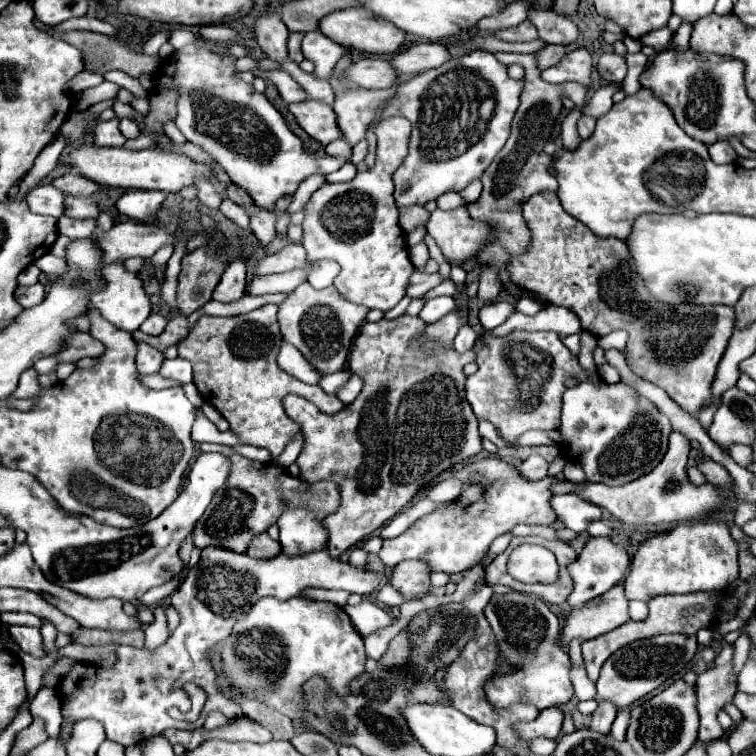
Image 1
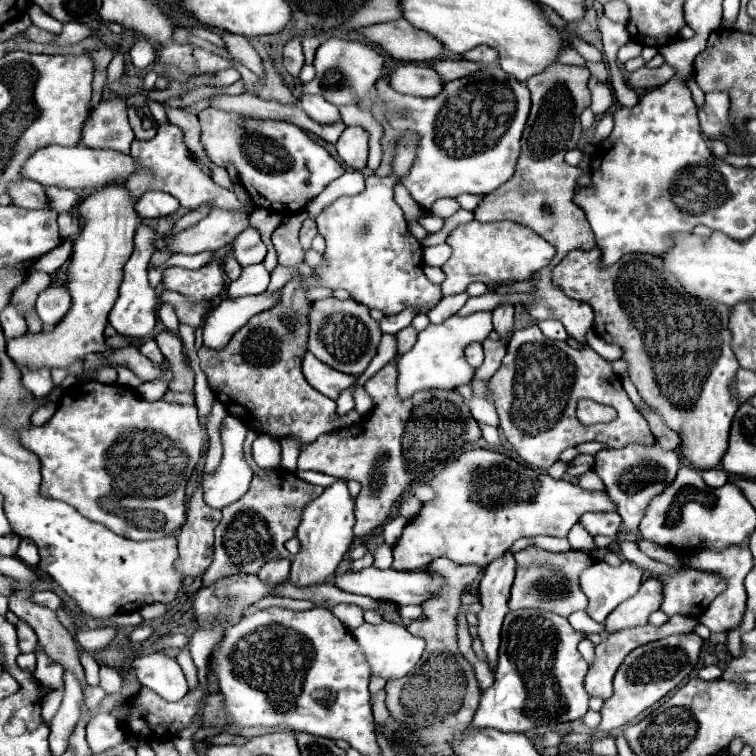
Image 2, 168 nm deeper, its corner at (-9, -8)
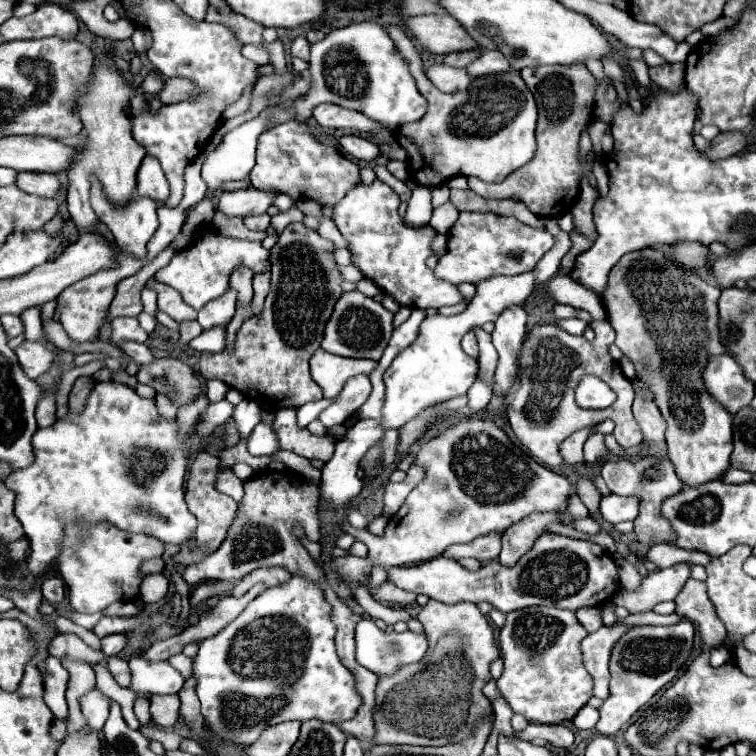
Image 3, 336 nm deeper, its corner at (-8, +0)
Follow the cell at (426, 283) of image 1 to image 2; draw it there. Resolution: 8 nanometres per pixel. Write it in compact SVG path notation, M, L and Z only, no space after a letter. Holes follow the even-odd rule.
M467 222L457 226L449 236L447 244L453 248L451 258L441 266L445 280L441 284L443 296L465 292L471 282L485 282L495 288L501 284L513 284L529 280L535 272L545 268L555 256L553 244L537 236L531 228L519 226L515 222Z

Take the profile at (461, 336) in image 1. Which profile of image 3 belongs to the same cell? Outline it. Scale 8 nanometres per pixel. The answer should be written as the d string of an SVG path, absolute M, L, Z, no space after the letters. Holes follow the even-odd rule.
M468 332L464 338L462 338L462 348L468 356L472 358L478 358L478 340L476 340L476 334L474 332Z

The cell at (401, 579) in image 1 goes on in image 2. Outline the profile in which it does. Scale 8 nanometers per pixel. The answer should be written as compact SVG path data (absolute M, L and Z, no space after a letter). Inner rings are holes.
M437 558L427 570L445 578L445 590L423 602L423 620L409 624L411 634L427 640L427 648L419 664L407 676L387 682L385 704L391 718L405 724L407 728L413 728L413 732L425 732L425 740L429 740L429 744L443 744L471 724L481 700L481 688L475 678L475 670L457 646L457 614L461 610L461 592L481 574L481 568L475 564L453 564L453 560Z

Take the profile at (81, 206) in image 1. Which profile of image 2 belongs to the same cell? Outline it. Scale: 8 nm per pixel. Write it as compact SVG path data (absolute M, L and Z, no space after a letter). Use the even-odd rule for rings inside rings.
M61 212L59 214L59 232L63 238L75 236L81 232L81 222L75 216L71 216L69 212Z

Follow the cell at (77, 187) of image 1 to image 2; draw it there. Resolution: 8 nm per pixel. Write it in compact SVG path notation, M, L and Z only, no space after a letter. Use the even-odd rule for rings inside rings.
M45 188L49 196L49 204L53 204L53 210L57 212L69 212L77 204L77 192L67 188Z

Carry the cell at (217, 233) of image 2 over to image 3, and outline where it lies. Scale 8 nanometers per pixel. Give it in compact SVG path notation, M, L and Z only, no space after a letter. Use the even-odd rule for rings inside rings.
M256 188L222 192L216 210L228 218L256 216L256 214L266 212L266 208L272 204L274 196L276 196L276 192L272 192L272 190L256 190Z

